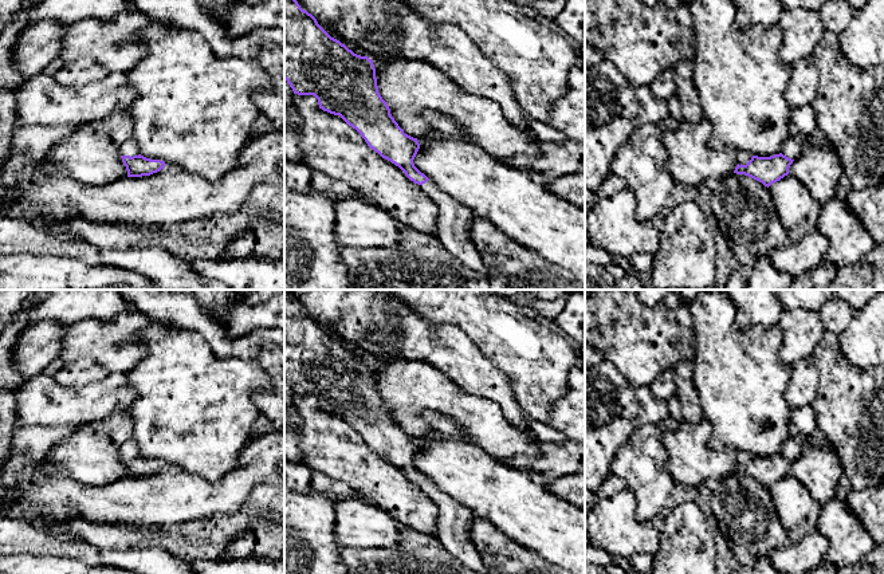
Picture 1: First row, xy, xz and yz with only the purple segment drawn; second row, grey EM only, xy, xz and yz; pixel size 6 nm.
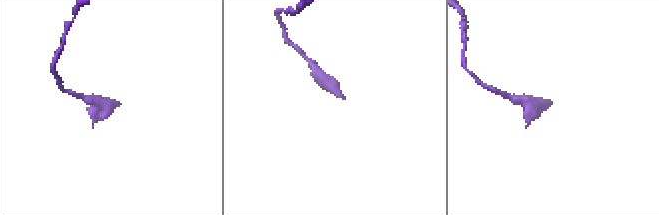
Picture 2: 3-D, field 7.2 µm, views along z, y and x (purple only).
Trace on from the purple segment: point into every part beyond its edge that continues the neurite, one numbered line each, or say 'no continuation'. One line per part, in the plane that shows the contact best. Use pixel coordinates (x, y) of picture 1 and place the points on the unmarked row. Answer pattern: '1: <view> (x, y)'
1: xy (130, 448)

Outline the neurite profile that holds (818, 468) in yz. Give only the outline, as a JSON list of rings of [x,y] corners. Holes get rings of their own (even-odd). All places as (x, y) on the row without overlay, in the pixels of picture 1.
[[[805,445],[789,468],[789,475],[804,484],[820,504],[828,503],[844,481],[841,461],[833,448]]]

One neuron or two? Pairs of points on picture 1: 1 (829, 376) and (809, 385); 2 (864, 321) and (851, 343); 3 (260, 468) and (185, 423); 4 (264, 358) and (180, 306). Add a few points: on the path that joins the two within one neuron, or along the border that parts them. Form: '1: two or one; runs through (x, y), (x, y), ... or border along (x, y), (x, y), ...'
1: two; border along (809, 357), (818, 374), (818, 393), (812, 405)
2: one; runs through (864, 326), (864, 330), (856, 338)
3: two; border along (255, 437), (243, 449), (240, 462), (219, 479)
4: two; border along (268, 341), (262, 345), (256, 358)

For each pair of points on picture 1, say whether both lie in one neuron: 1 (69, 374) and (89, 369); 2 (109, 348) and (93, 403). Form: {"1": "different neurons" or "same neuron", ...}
{"1": "same neuron", "2": "different neurons"}

